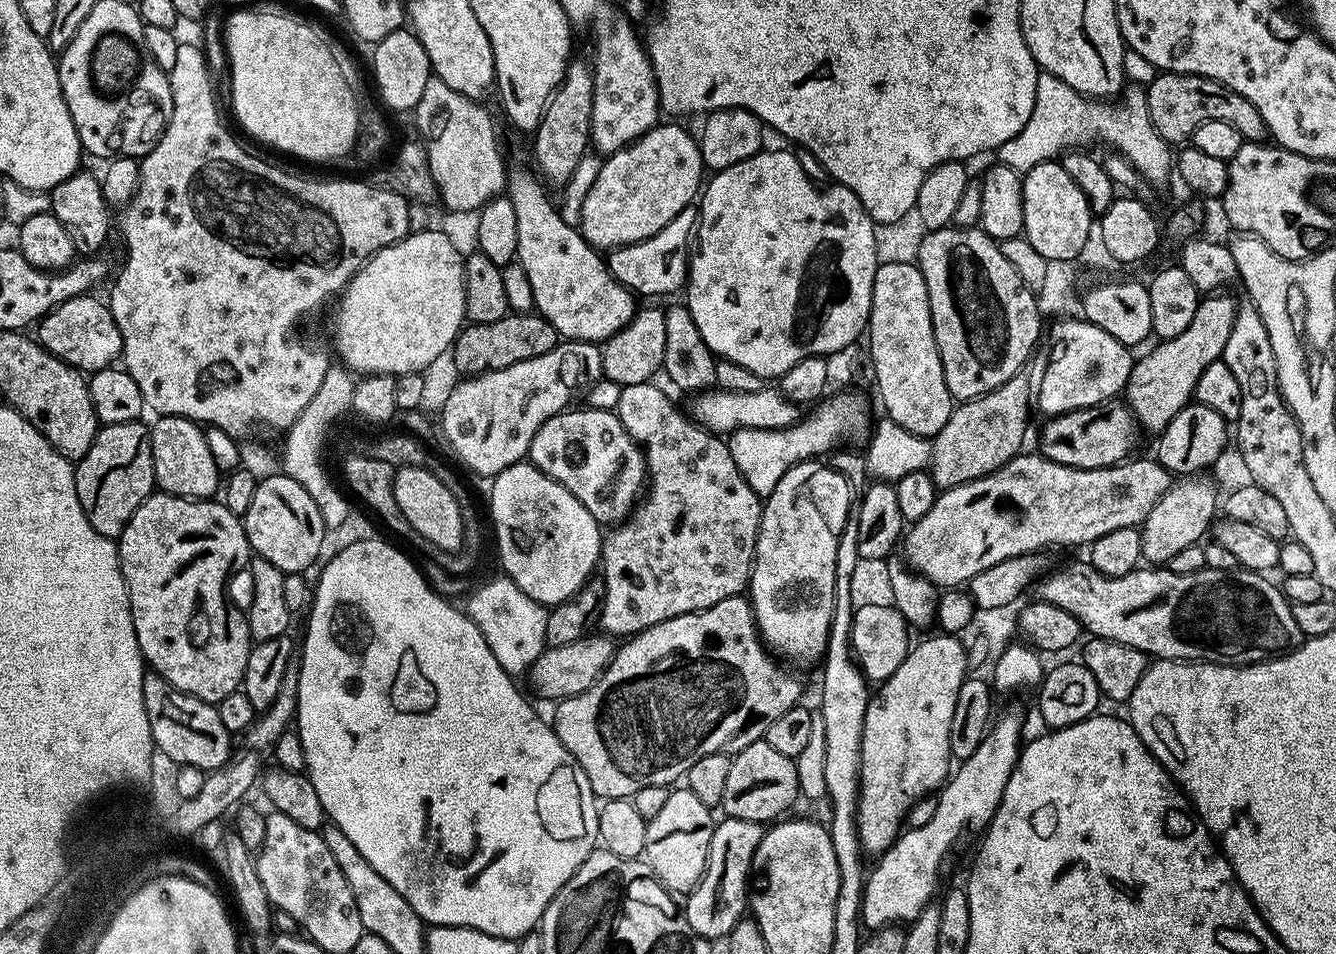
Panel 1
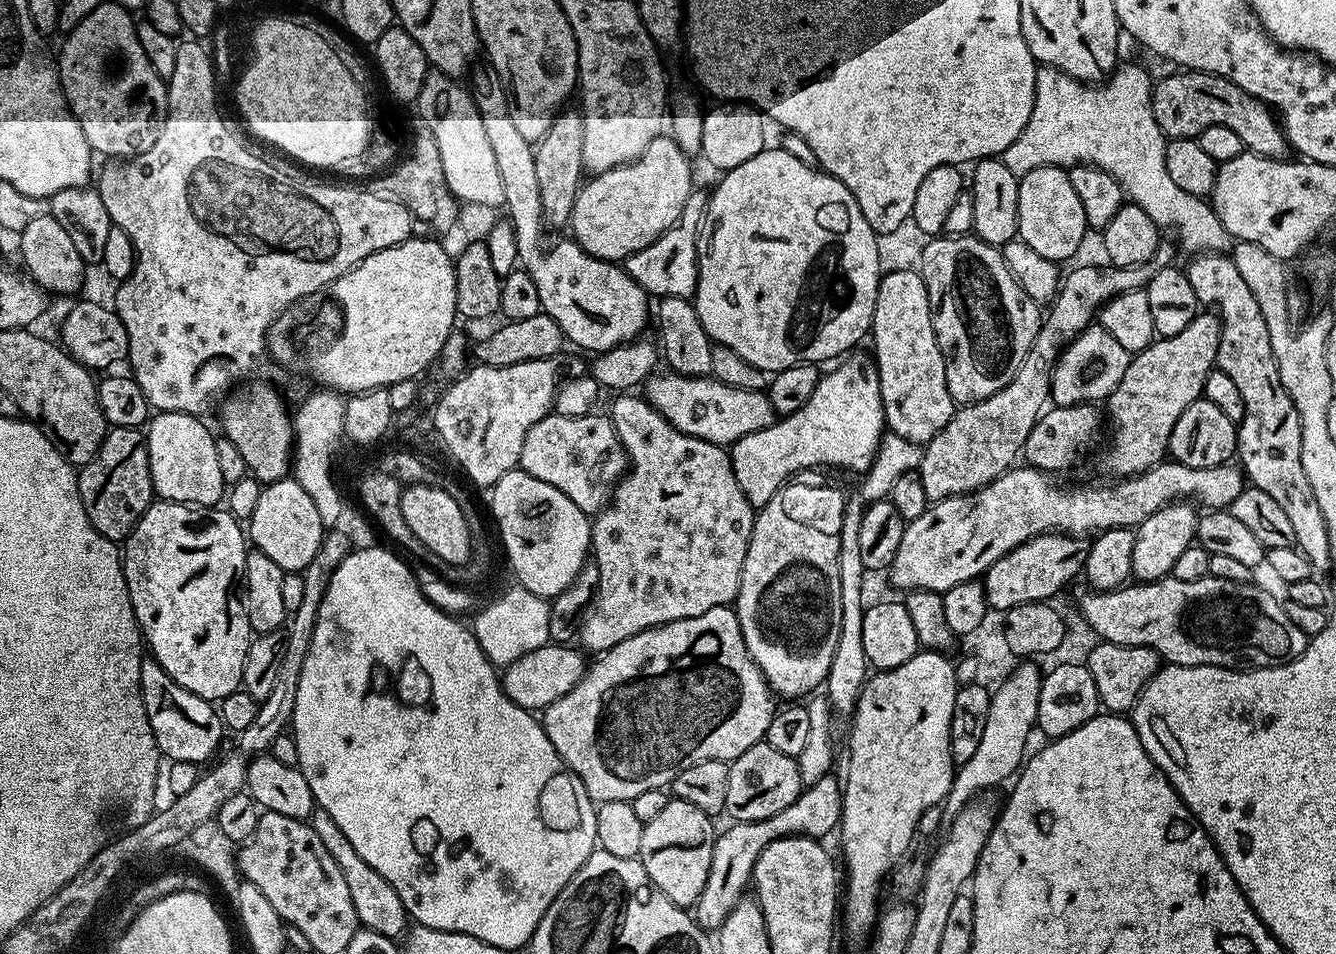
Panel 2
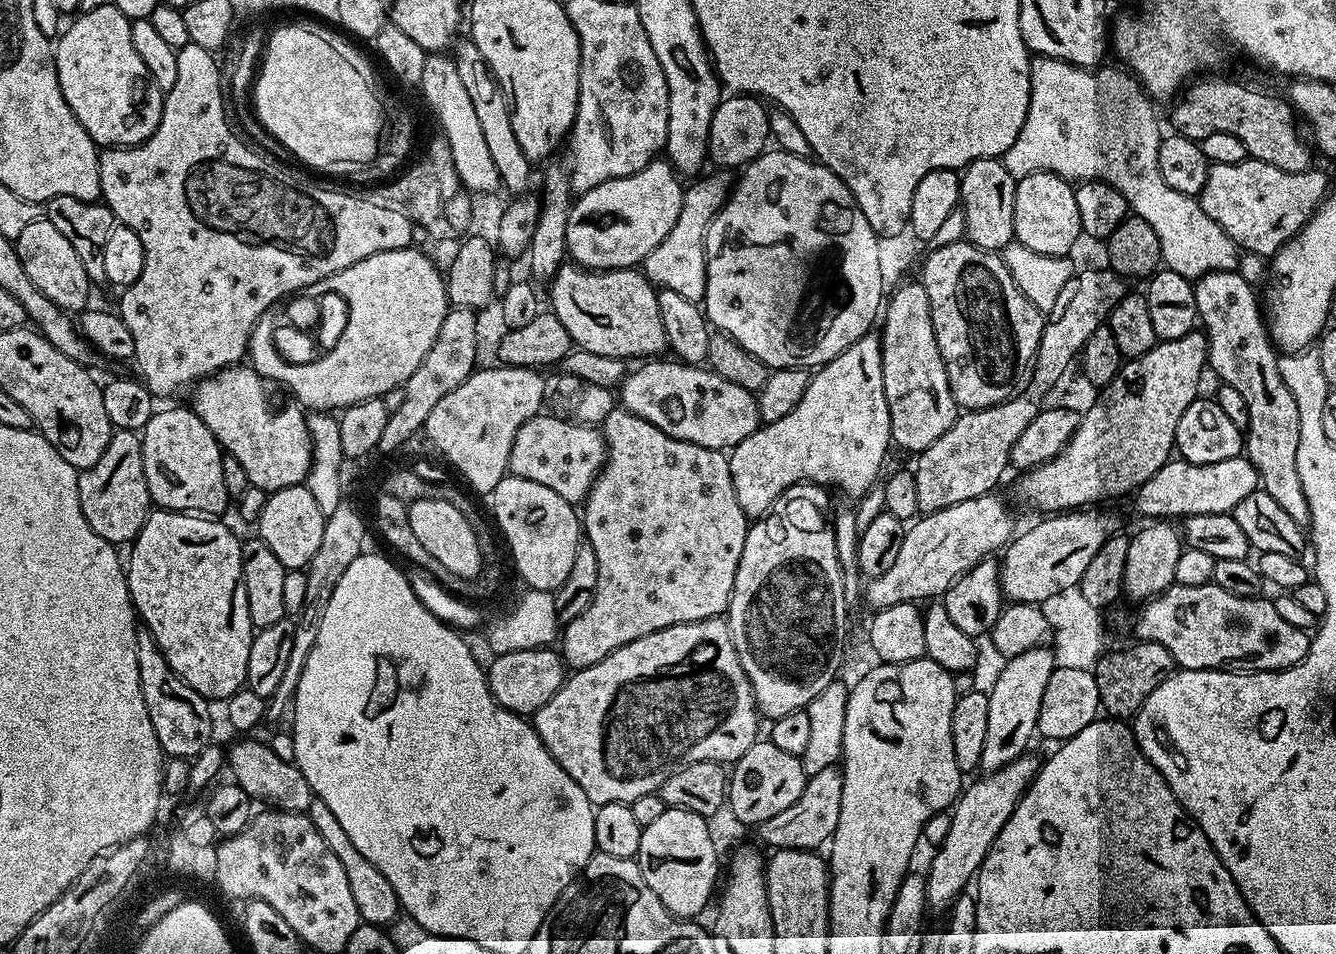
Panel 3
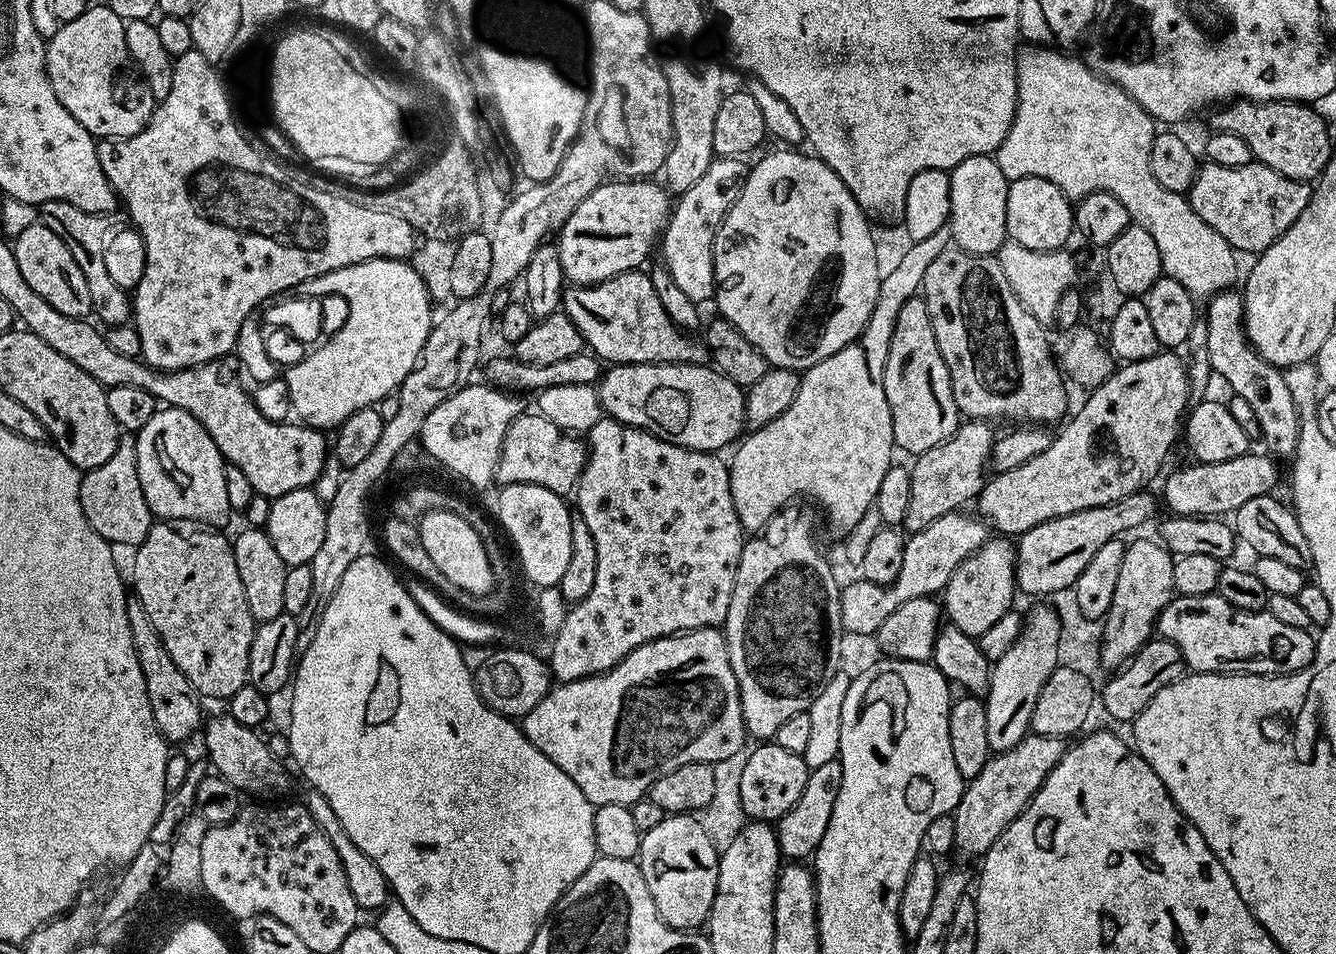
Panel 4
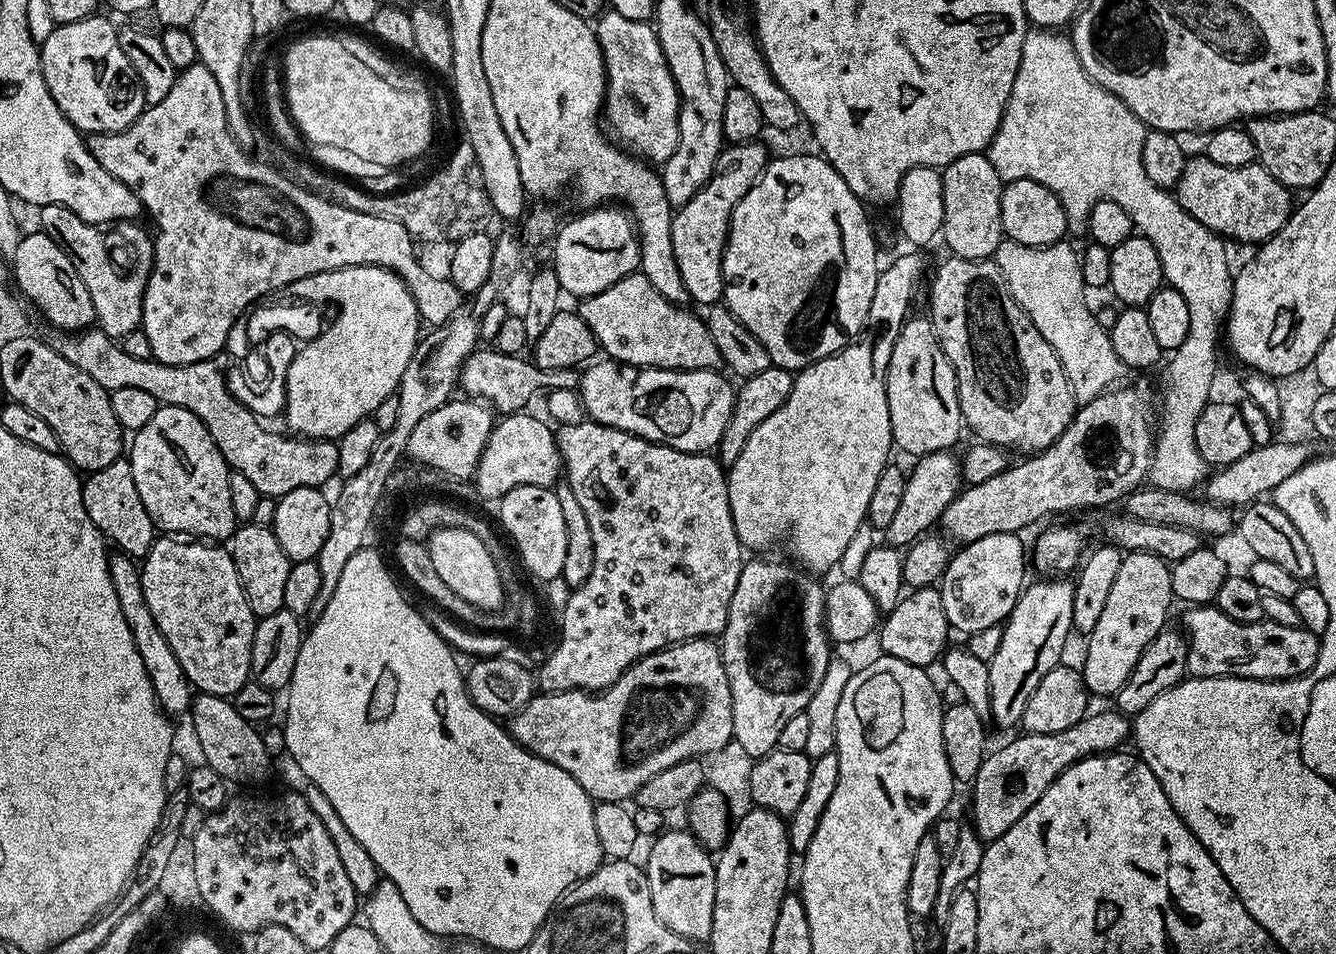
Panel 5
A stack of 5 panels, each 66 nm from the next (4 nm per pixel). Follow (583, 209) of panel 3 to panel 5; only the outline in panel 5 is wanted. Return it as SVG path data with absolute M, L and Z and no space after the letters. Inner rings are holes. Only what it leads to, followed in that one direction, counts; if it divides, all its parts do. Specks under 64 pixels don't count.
M592 206L581 216L568 220L559 225L555 233L556 245L552 248L551 267L554 269L561 289L575 298L602 294L614 282L626 278L630 273L640 267L640 237L636 234L636 226L632 222L631 215L620 206Z

